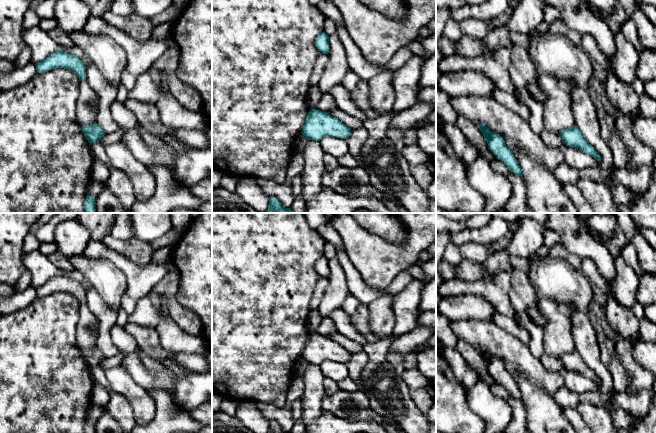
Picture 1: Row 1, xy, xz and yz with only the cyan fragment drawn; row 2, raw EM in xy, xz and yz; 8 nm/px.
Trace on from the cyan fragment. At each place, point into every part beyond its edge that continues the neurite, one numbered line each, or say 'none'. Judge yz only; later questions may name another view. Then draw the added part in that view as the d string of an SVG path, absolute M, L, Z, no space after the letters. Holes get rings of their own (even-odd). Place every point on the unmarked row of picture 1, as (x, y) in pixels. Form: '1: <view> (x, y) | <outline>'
none

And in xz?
none

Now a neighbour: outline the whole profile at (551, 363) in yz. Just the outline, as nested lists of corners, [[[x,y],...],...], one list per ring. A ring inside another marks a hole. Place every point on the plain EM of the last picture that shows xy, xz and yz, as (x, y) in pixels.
[[[545,352],[540,358],[540,360],[543,366],[549,371],[557,372],[563,368],[563,364],[560,358],[549,355]]]

